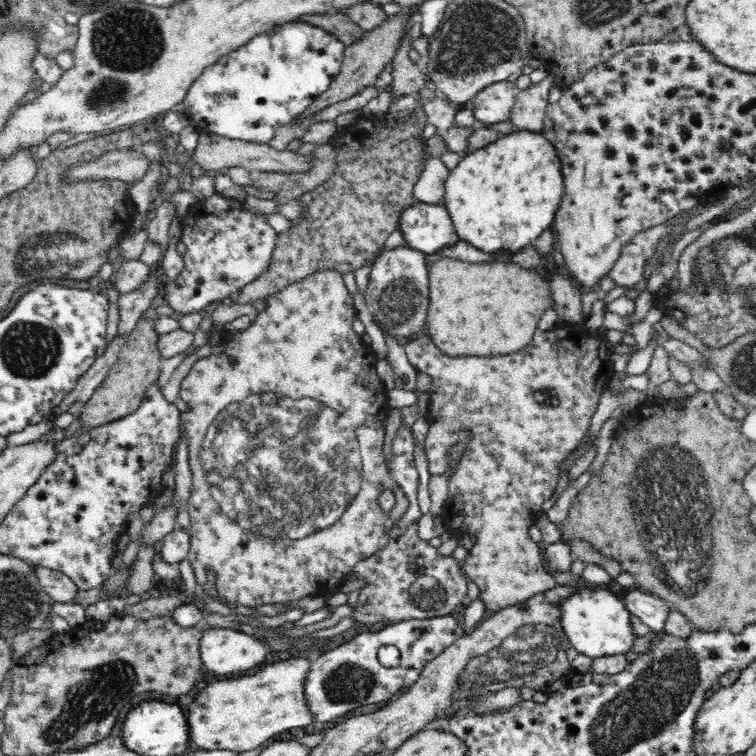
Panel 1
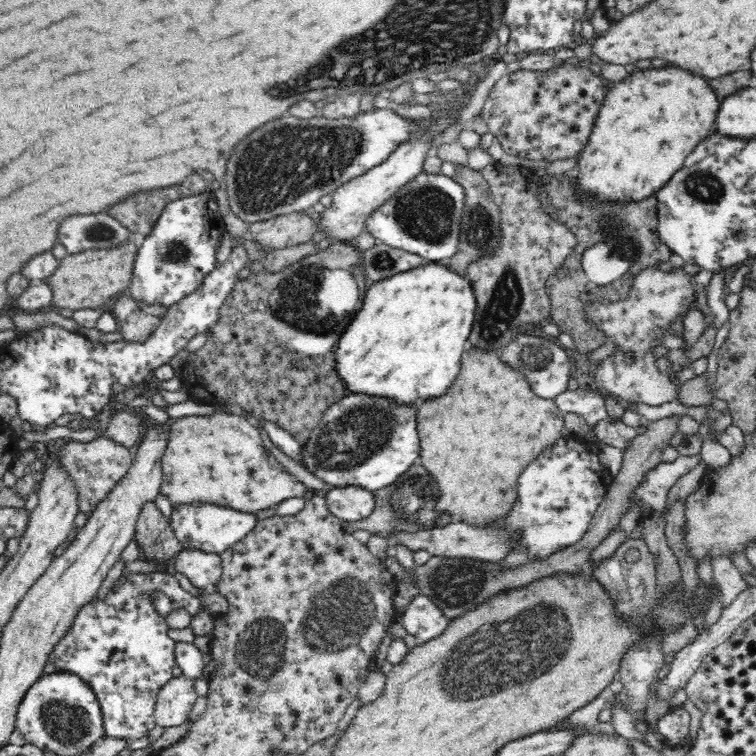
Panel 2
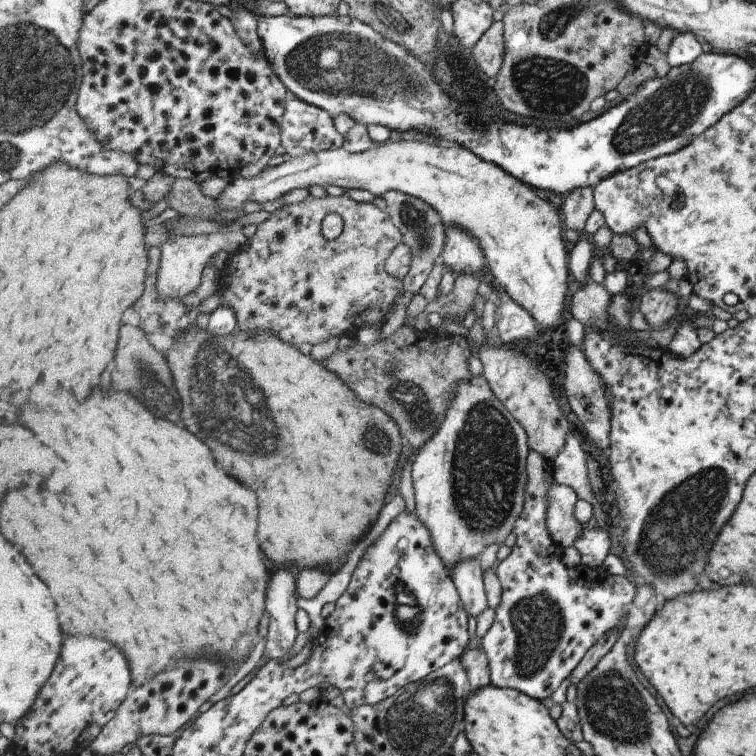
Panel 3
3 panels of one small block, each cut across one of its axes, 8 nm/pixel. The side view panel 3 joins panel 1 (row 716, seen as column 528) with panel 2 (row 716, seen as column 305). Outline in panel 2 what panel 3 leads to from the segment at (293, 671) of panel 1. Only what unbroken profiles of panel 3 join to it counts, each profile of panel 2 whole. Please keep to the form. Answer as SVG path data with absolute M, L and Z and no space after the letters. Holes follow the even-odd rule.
M188 676L172 678L168 684L162 686L156 702L156 724L162 728L182 726L190 720L190 712L194 702L198 700L194 680Z

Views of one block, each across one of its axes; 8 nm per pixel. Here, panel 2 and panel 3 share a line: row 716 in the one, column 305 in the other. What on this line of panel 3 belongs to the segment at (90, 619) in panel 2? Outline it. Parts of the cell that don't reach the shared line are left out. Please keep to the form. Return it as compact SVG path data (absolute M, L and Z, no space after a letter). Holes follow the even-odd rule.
M291 96L287 104L287 114L283 120L283 148L291 158L301 158L319 152L335 152L341 150L347 142L347 136L341 134L333 124L333 114L319 106L313 106L305 100L297 100Z

